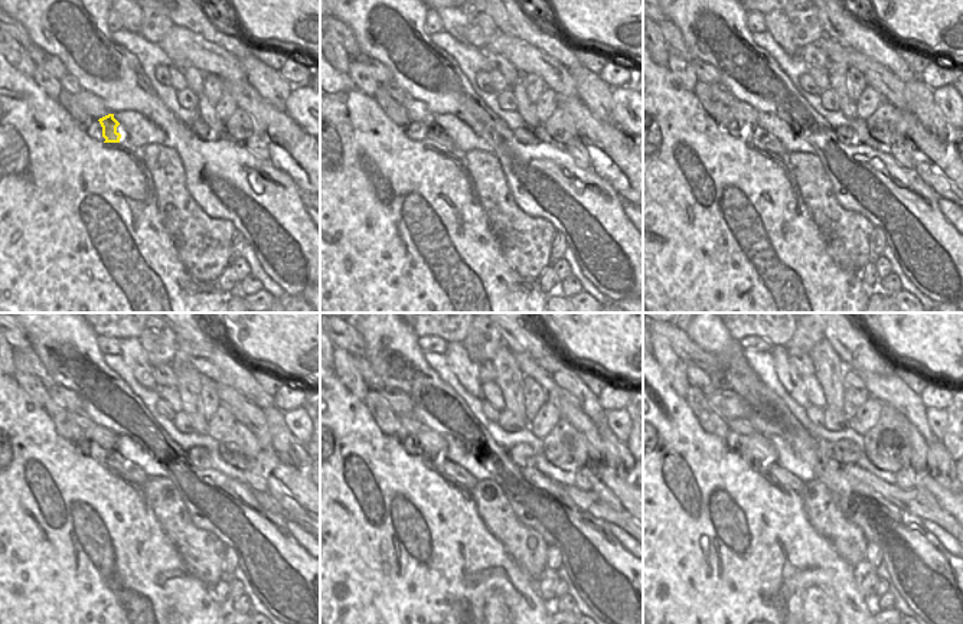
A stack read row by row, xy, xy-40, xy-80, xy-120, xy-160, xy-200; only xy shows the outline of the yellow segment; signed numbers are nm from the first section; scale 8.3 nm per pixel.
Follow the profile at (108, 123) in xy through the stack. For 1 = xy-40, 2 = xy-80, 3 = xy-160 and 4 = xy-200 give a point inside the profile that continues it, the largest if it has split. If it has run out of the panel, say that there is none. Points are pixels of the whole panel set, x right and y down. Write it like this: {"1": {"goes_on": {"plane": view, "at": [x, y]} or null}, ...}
{"1": {"goes_on": {"plane": "xy-40", "at": [436, 134]}}, "2": {"goes_on": {"plane": "xy-80", "at": [760, 137]}}, "3": {"goes_on": {"plane": "xy-160", "at": [457, 473]}}, "4": {"goes_on": {"plane": "xy-200", "at": [786, 479]}}}

